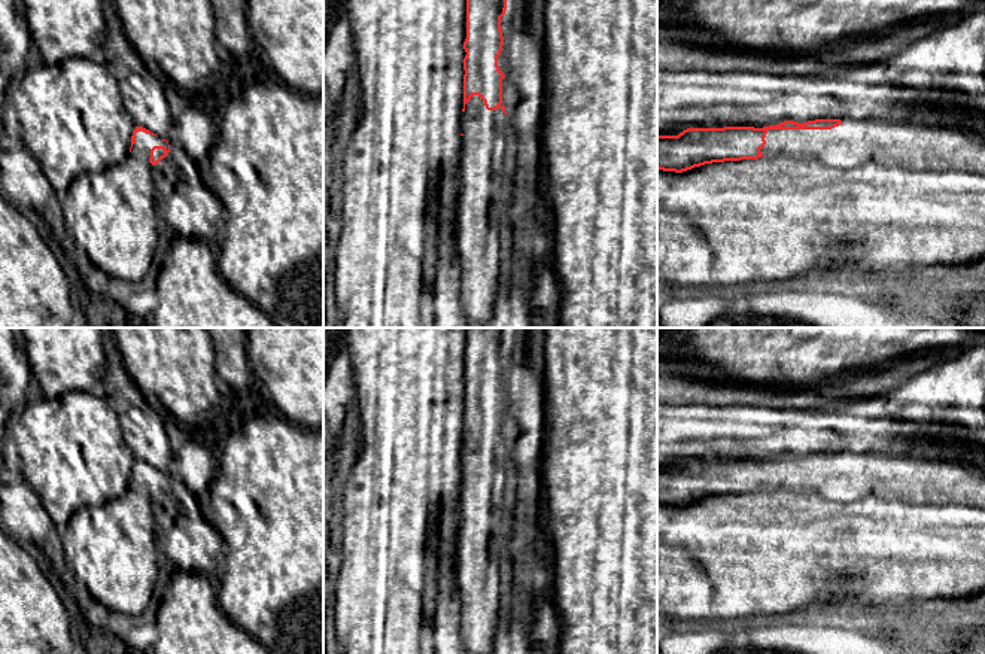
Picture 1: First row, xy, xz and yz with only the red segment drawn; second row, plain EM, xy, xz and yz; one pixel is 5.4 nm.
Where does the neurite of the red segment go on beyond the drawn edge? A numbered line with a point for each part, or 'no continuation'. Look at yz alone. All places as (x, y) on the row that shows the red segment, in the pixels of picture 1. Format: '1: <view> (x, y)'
1: yz (920, 145)

